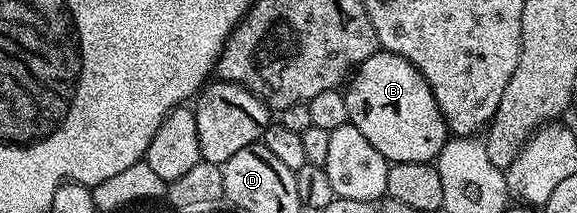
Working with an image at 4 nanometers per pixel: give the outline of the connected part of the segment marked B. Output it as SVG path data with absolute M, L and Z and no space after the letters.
M377 50L370 58L361 62L360 67L352 73L344 92L348 123L352 124L375 146L389 162L422 162L427 164L435 161L440 155L442 146L450 138L448 124L440 113L438 102L426 78L420 76L419 70L406 58L393 52Z

